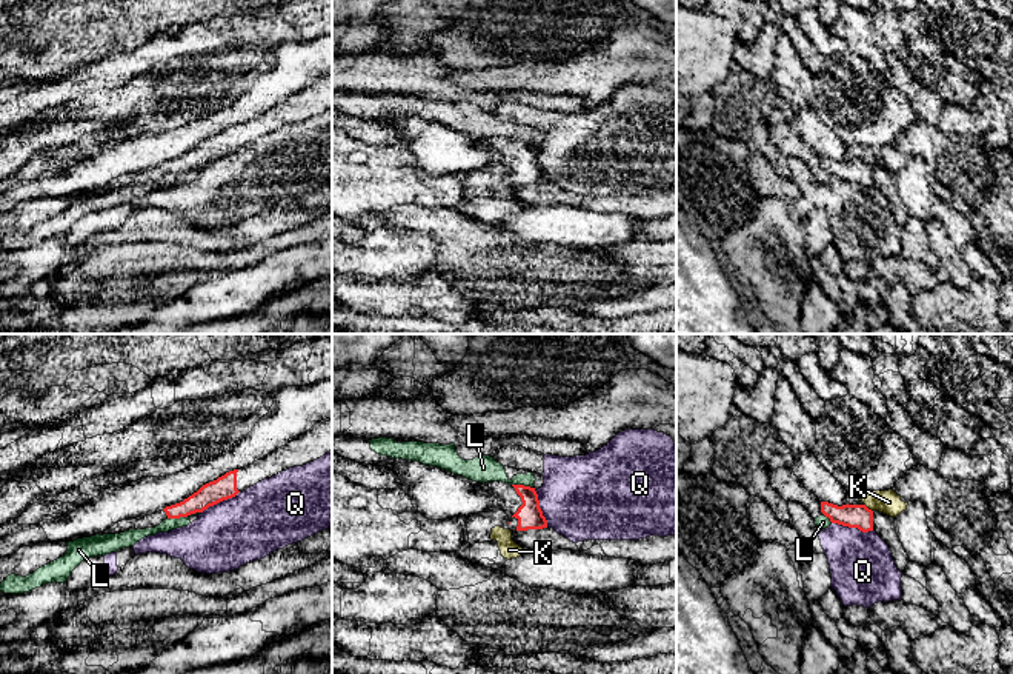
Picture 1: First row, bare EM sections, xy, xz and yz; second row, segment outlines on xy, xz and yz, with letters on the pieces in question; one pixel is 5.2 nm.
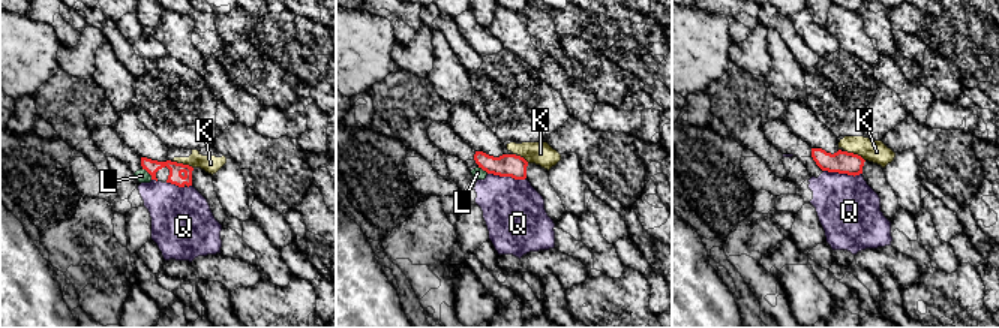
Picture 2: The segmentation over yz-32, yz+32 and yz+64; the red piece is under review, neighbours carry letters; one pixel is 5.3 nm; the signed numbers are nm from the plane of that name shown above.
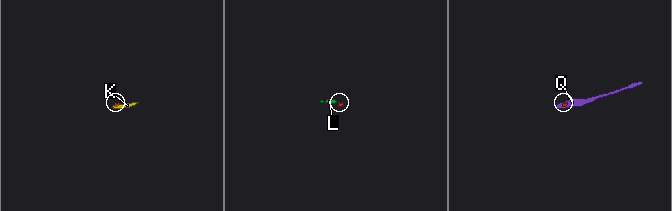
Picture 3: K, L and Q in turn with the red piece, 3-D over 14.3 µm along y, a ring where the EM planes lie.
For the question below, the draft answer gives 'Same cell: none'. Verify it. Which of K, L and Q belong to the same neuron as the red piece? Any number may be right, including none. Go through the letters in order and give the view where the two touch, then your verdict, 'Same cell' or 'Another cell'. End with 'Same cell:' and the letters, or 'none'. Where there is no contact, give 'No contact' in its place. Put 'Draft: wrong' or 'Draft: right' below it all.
K: Touches red in yz. Another cell
L: Touches red in xy. Another cell
Q: Touches red in yz. Another cell
Same cell: none
Draft: right

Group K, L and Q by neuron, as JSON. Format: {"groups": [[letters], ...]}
{"groups": [["K"], ["L"], ["Q"]]}

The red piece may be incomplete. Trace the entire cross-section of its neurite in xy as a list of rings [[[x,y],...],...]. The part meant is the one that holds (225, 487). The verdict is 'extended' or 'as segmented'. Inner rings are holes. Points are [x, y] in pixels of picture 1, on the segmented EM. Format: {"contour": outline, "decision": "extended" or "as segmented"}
{"contour": [[[332,417],[318,422],[307,432],[298,435],[291,443],[278,448],[252,465],[229,471],[217,480],[203,485],[183,502],[166,506],[163,511],[144,517],[121,520],[100,532],[100,536],[120,534],[129,529],[144,529],[151,526],[155,528],[166,519],[180,519],[195,512],[203,512],[209,506],[232,499],[238,492],[246,491],[264,479],[271,479],[289,468],[311,463],[329,451],[332,451]]], "decision": "extended"}

